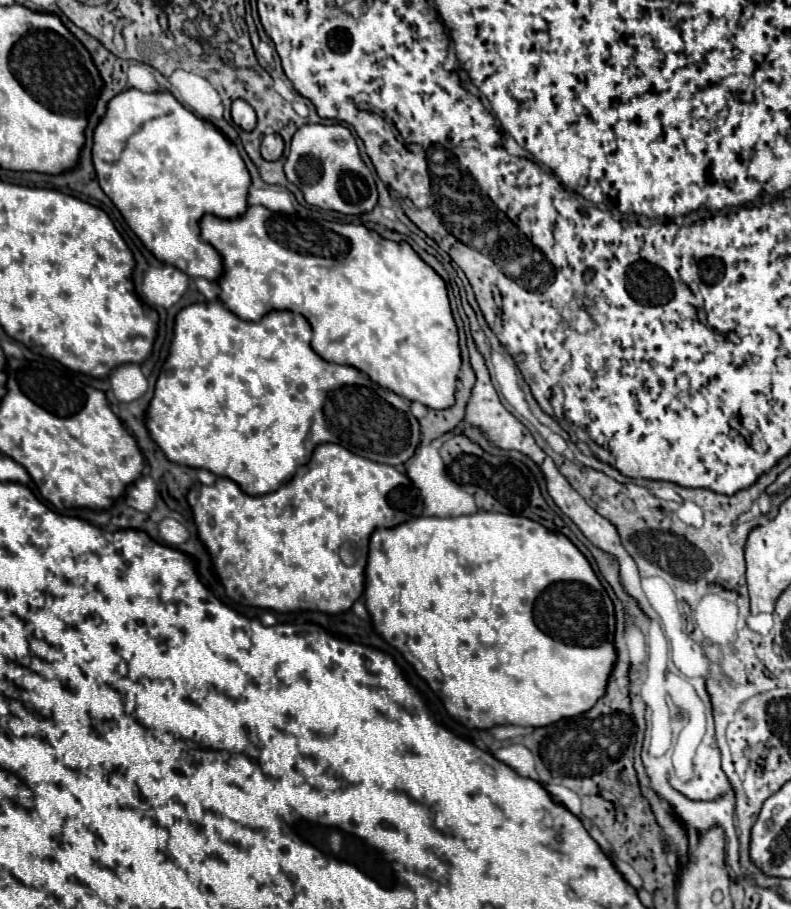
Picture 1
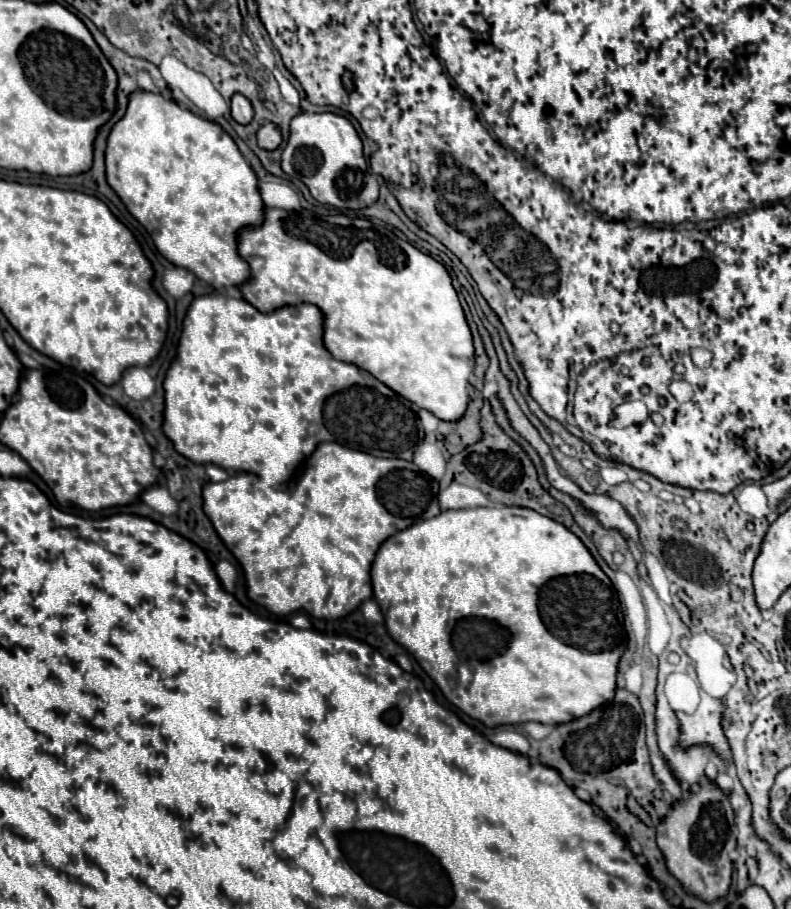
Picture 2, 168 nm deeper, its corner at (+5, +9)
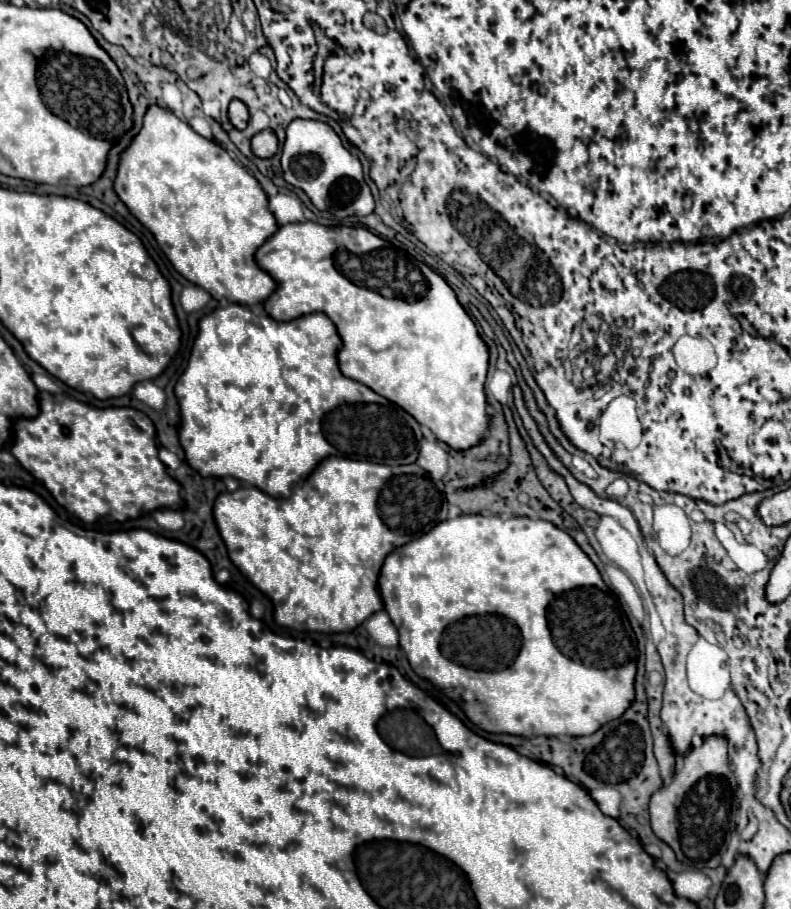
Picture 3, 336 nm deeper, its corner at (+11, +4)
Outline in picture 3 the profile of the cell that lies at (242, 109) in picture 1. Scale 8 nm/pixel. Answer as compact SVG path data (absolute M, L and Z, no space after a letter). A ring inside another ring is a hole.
M232 100L230 108L228 108L228 118L230 118L234 128L244 130L246 122L248 122L248 108L246 108L246 104L240 102L240 100Z

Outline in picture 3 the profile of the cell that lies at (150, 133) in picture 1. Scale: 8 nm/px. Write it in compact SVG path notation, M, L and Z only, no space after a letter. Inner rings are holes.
M148 106L146 114L144 114L144 122L142 122L140 132L132 138L132 142L128 144L128 148L120 154L118 174L116 174L116 180L114 180L114 192L116 192L118 198L128 206L128 210L132 212L132 216L136 216L136 220L138 220L142 226L146 226L146 228L154 234L158 246L162 248L162 252L166 254L166 258L172 262L172 266L174 266L186 280L190 280L190 282L194 282L194 284L200 284L204 290L208 290L208 294L210 294L214 300L228 300L228 302L244 304L244 306L254 306L254 304L262 304L262 302L272 294L272 290L276 288L276 282L274 282L266 272L262 272L262 270L256 266L256 262L254 262L254 252L256 252L256 248L260 248L260 246L276 232L276 228L278 228L276 218L274 218L272 212L268 210L268 198L266 198L264 190L260 188L258 180L256 180L250 172L246 172L234 158L230 158L230 154L228 154L218 142L208 140L208 138L196 134L184 120L176 118L170 110L164 110L164 108L160 108L160 106Z

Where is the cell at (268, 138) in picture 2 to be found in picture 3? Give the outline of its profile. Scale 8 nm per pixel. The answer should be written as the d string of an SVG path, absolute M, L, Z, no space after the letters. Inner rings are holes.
M270 128L254 134L254 138L252 138L252 152L258 158L272 158L278 152L278 138L276 138L276 134Z

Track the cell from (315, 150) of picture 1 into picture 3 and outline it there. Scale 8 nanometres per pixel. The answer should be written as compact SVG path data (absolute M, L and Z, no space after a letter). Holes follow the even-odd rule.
M292 120L286 130L282 148L284 180L302 188L318 210L346 216L368 216L374 212L374 198L370 186L364 182L360 160L344 148L334 128L320 120Z

